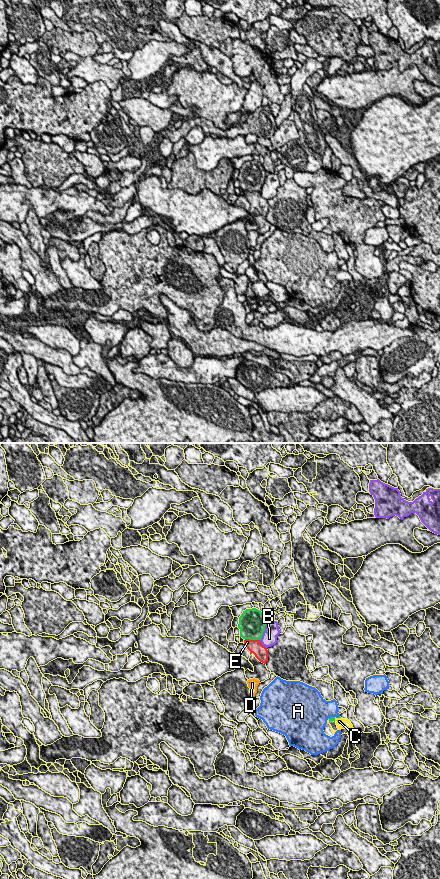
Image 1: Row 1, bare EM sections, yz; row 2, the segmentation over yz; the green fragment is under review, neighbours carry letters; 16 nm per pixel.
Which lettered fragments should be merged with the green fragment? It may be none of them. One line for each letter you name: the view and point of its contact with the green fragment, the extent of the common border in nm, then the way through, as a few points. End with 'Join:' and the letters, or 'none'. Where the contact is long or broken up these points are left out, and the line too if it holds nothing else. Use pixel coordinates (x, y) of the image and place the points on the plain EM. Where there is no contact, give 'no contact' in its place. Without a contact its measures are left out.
C: yz (334, 271) | 80 nm
Join: C

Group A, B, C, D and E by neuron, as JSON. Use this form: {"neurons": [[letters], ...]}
{"neurons": [["A"], ["B"], ["C"], ["D"], ["E"]]}

